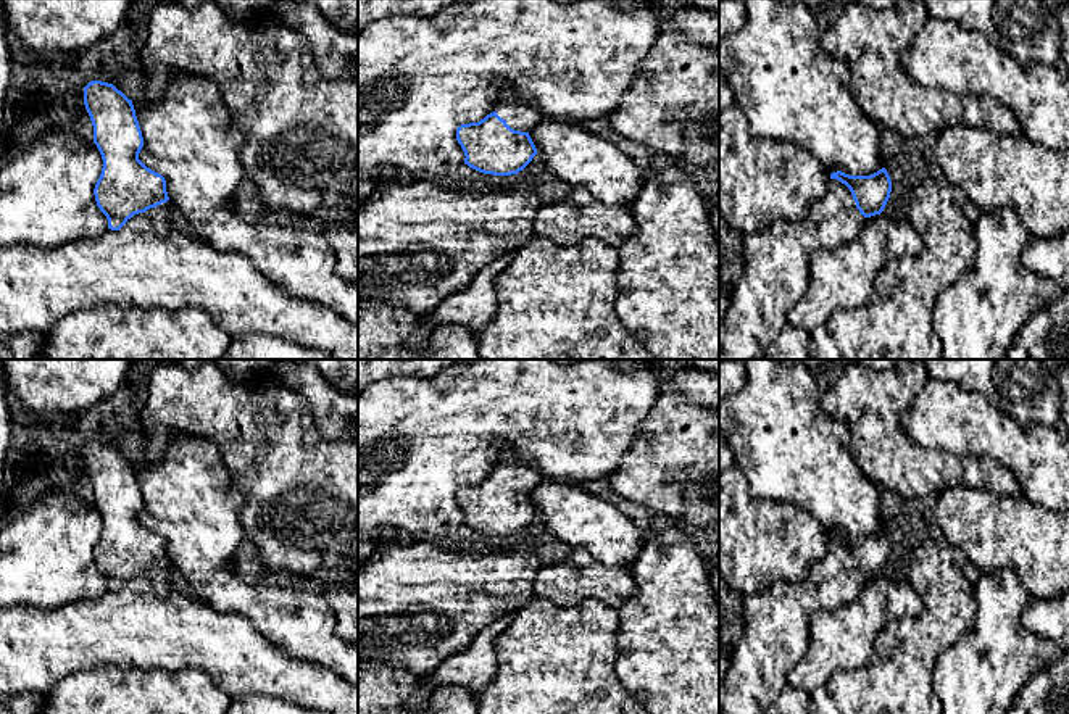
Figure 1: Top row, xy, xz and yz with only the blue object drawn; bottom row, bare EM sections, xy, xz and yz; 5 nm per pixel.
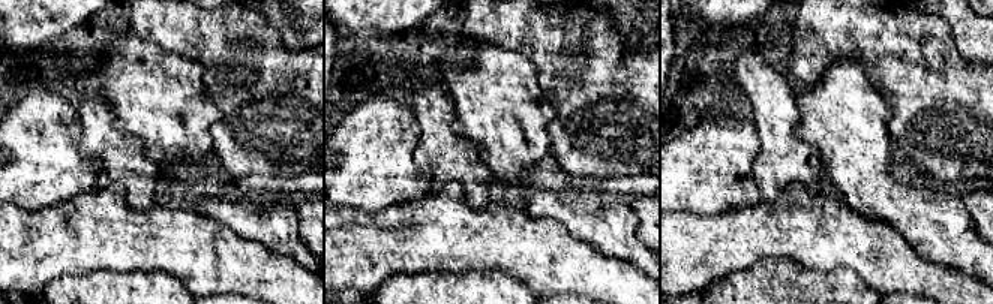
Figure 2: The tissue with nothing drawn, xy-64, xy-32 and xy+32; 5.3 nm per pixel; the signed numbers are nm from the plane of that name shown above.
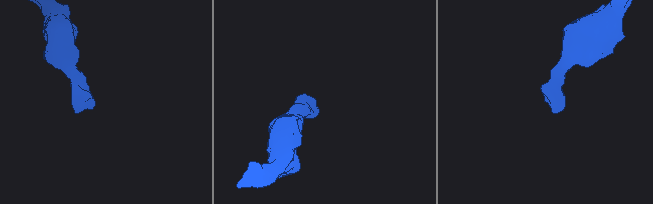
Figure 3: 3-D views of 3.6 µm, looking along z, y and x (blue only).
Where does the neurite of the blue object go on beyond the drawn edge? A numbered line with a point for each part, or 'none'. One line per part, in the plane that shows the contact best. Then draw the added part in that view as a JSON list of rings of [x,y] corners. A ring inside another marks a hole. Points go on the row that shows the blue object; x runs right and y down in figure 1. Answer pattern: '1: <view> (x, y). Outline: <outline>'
1: yz (776, 265). Outline: [[[830,179],[805,219],[785,221],[745,235],[743,274],[719,324],[719,359],[763,359],[787,324],[787,313],[809,287],[809,259],[821,248],[838,248],[855,239],[866,218],[856,208],[850,189]]]

